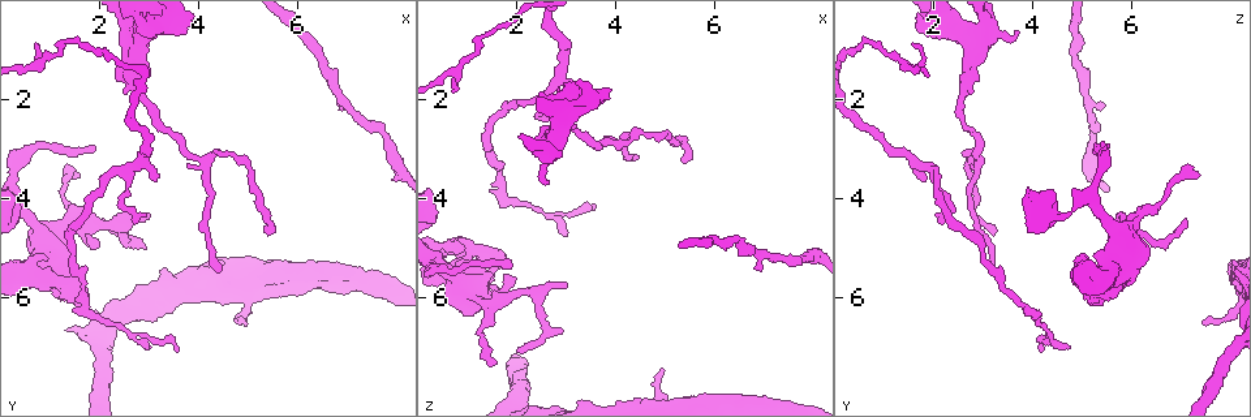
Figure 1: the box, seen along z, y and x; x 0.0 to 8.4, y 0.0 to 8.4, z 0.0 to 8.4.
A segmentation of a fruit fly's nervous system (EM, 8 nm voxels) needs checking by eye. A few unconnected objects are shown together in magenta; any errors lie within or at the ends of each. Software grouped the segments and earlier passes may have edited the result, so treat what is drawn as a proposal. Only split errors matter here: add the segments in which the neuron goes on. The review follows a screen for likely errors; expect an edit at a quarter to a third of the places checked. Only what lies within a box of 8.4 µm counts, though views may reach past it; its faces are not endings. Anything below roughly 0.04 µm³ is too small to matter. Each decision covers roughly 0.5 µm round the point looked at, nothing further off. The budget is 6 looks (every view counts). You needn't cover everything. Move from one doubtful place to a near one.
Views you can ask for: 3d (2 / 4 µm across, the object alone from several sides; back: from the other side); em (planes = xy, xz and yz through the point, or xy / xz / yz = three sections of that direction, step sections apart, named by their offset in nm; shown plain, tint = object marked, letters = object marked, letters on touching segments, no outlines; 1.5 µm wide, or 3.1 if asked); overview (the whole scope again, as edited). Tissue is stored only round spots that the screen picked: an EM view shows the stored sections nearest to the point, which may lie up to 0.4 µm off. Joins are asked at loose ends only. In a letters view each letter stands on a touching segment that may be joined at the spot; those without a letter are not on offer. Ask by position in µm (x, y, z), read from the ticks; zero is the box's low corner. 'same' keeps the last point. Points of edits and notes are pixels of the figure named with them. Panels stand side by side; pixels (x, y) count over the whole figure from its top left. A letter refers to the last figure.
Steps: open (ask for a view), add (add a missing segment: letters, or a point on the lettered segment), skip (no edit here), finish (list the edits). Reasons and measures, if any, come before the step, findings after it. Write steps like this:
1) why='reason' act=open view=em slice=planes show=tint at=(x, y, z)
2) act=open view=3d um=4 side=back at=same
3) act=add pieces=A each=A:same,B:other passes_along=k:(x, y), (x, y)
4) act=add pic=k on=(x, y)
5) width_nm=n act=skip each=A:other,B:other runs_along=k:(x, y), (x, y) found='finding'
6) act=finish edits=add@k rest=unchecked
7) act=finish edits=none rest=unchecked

why='branch stops here' act=open view=em slice=planes show=tint at=(3.05, 3.65, 1.85)

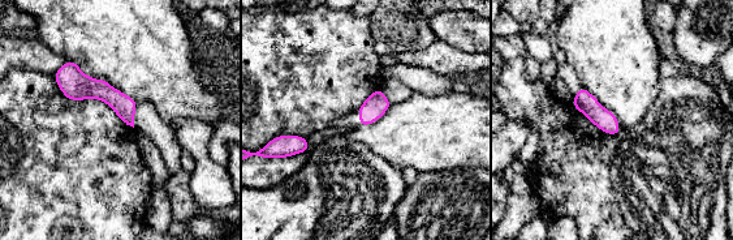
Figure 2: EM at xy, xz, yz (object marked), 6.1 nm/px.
why='what lies round it' act=open view=em slice=planes show=letters at=same

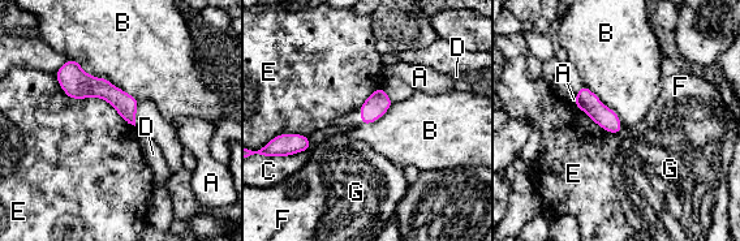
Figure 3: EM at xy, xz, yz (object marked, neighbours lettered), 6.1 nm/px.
act=skip each=A:other,B:other,C:other,D:other,E:other,F:other,G:other found='no lettered segment goes on from it'

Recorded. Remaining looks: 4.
why='free end' act=open view=3d um=4 at=(3.00, 4.40, 5.75)

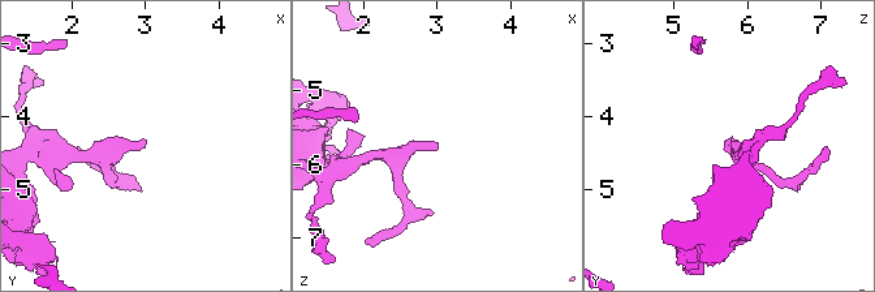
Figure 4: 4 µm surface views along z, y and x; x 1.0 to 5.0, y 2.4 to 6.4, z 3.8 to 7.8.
why='need the tissue' act=open view=em slice=xy step=8 show=tint at=(2.95, 4.30, 5.80)

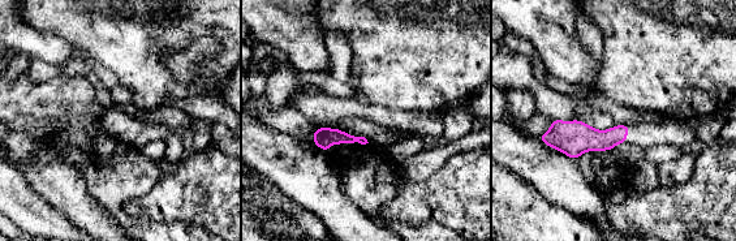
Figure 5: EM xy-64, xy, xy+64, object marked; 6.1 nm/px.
why='cut it another way' act=open view=em slice=planes show=letters at=same

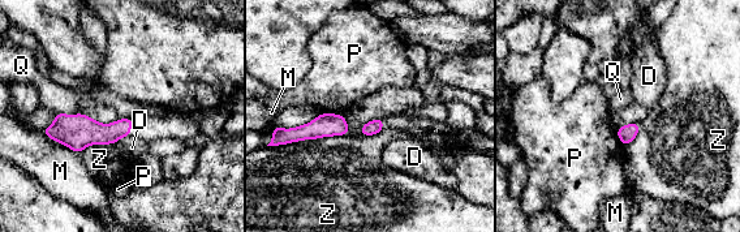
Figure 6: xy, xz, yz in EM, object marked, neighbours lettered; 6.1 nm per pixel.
act=skip each=D:other,M:other,P:other,Q:other,Z:other border=6:(345, 134), (304, 138), (280, 145) found='no lettered segment goes on from it'

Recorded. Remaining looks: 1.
act=finish edits=none rest=unchecked

